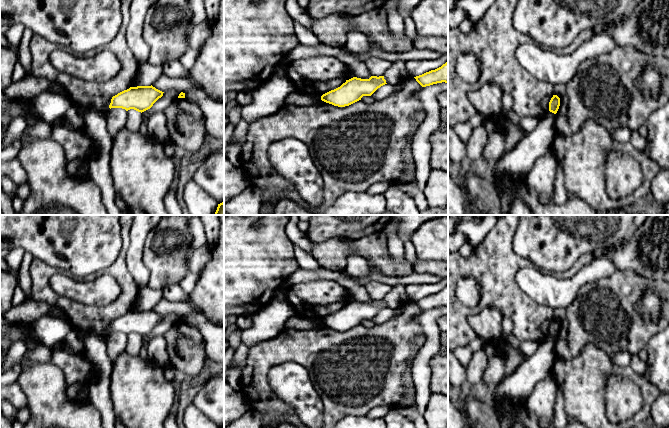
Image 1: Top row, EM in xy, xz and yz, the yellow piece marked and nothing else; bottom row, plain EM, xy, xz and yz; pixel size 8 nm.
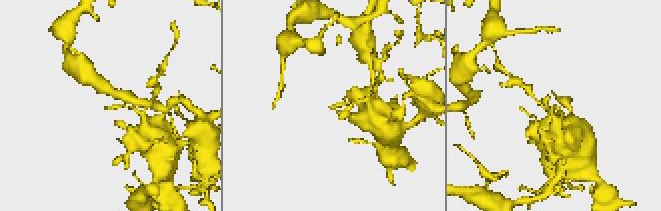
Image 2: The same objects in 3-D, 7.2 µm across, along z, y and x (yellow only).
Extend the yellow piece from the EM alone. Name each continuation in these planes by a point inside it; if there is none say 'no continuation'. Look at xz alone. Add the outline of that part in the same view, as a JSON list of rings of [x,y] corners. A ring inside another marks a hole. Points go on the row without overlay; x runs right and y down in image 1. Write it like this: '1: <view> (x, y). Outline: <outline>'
no continuation

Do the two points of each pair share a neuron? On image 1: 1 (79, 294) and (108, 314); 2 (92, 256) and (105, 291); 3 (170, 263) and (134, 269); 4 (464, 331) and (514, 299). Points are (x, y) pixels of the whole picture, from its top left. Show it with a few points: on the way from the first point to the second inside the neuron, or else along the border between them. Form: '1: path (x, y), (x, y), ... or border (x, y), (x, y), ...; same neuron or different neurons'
1: border (117, 296), (103, 305), (80, 305), (72, 299); different neurons
2: border (105, 271), (99, 274); different neurons
3: border (143, 244), (142, 262), (149, 272), (148, 285); different neurons
4: path (466, 315), (487, 299), (498, 299); same neuron

